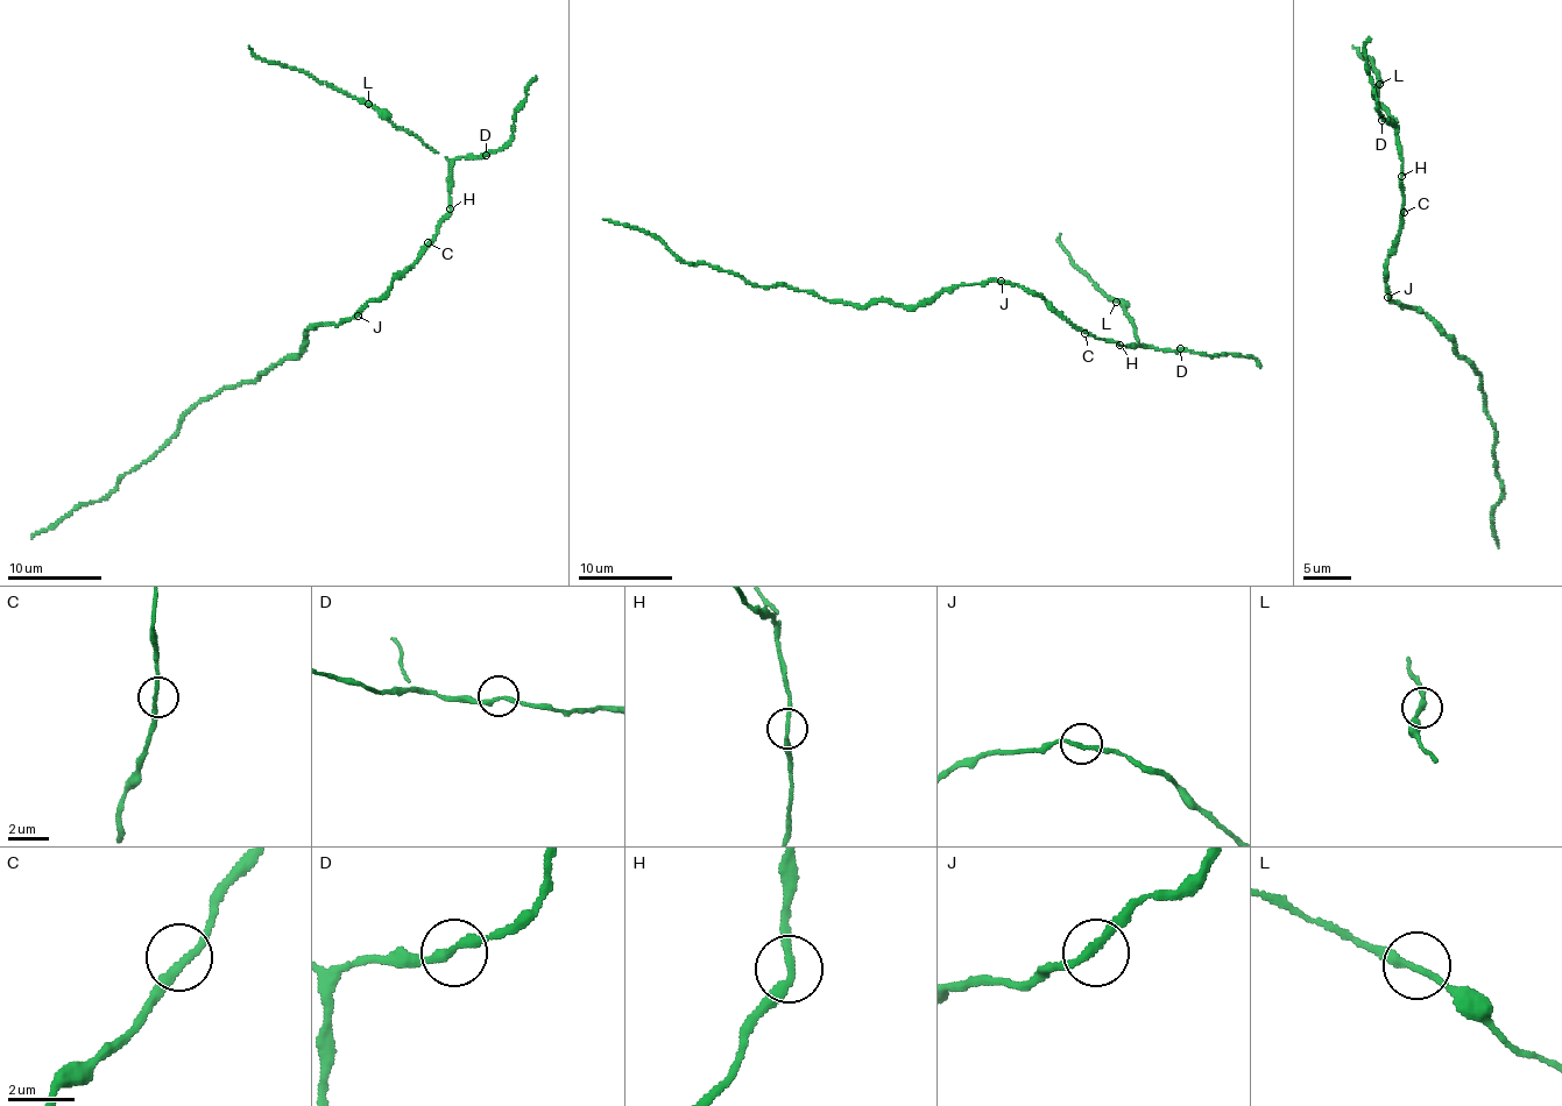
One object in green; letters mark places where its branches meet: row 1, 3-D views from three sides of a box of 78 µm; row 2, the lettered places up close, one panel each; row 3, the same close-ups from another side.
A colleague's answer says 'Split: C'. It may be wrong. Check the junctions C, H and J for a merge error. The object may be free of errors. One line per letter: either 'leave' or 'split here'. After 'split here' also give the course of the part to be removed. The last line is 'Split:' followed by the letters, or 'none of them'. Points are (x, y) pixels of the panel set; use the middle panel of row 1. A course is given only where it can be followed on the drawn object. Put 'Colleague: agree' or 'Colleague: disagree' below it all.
C: leave
H: leave
J: leave
Split: none of them
Colleague: disagree

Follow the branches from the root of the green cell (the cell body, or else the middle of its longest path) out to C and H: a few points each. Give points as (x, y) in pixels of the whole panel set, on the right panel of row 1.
C: (1391, 295), (1384, 281), (1385, 273), (1404, 212)
H: (1391, 295), (1384, 281), (1404, 201), (1401, 177)

